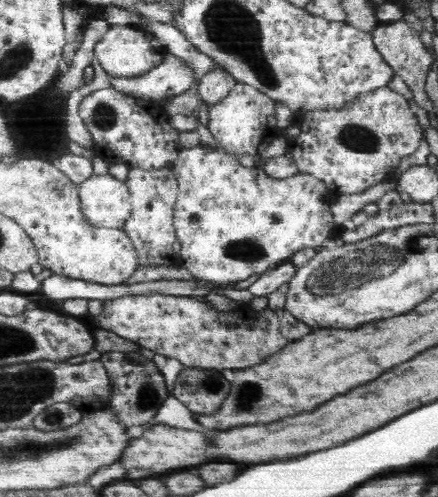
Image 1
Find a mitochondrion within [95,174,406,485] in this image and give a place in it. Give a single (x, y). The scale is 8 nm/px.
(147, 395)

